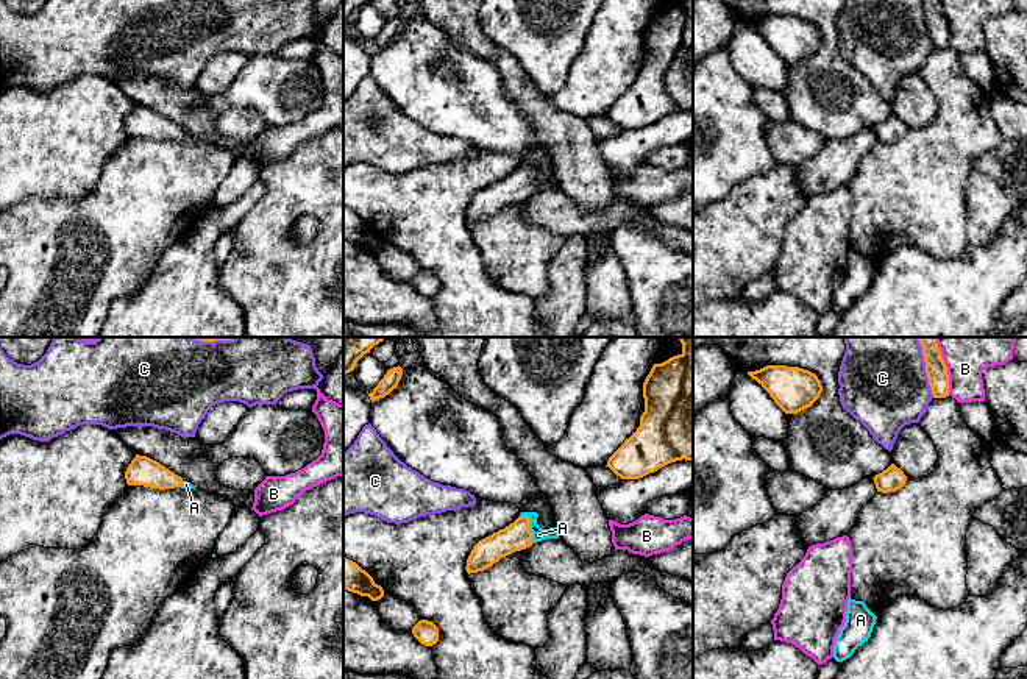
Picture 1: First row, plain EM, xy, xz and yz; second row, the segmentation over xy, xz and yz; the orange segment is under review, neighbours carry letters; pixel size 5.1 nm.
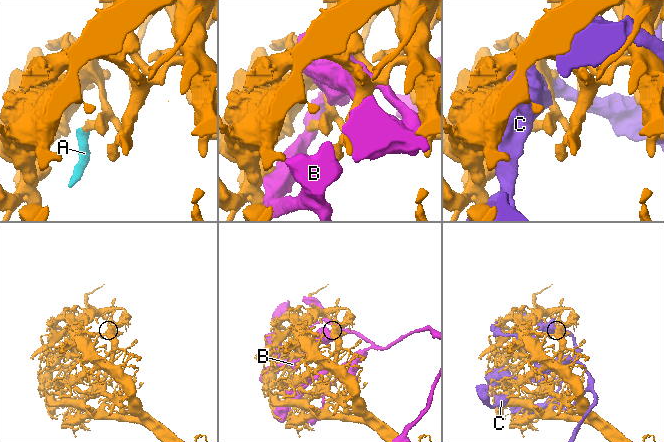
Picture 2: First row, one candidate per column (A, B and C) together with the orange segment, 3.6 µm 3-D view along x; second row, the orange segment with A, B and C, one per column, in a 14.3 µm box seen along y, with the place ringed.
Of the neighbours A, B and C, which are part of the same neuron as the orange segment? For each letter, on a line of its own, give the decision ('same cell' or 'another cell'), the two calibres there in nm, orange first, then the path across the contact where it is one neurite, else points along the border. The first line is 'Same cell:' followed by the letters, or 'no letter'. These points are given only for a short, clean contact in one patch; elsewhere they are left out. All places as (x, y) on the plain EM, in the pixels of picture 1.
Same cell: A
A: same cell; 140 nm thick on the orange side, 70 nm on the other; runs through xz (517, 186), (528, 177), (539, 184)
B: another cell; 110 nm thick on the orange side, 190 nm on the other
C: another cell; 110 nm thick on the orange side, 420 nm on the other

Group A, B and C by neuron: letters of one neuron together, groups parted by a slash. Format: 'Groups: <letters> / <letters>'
Groups: A / B / C

